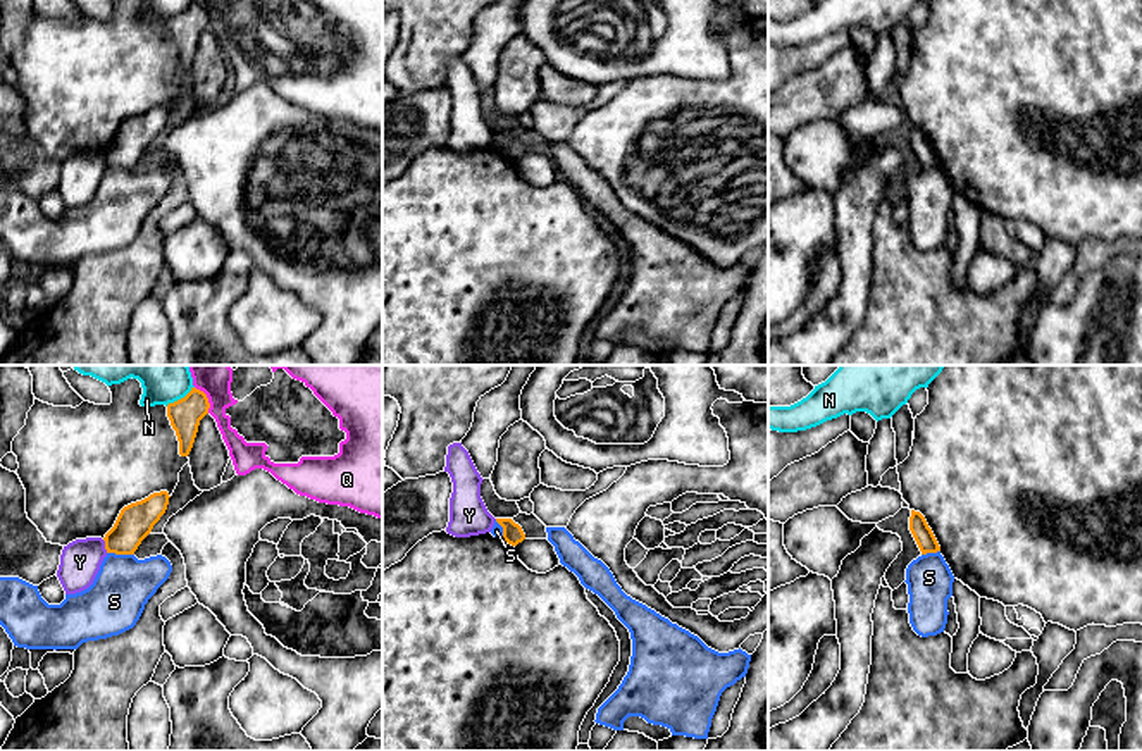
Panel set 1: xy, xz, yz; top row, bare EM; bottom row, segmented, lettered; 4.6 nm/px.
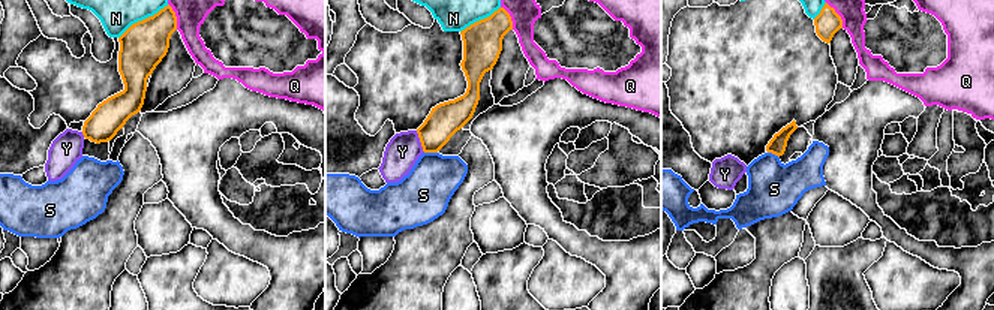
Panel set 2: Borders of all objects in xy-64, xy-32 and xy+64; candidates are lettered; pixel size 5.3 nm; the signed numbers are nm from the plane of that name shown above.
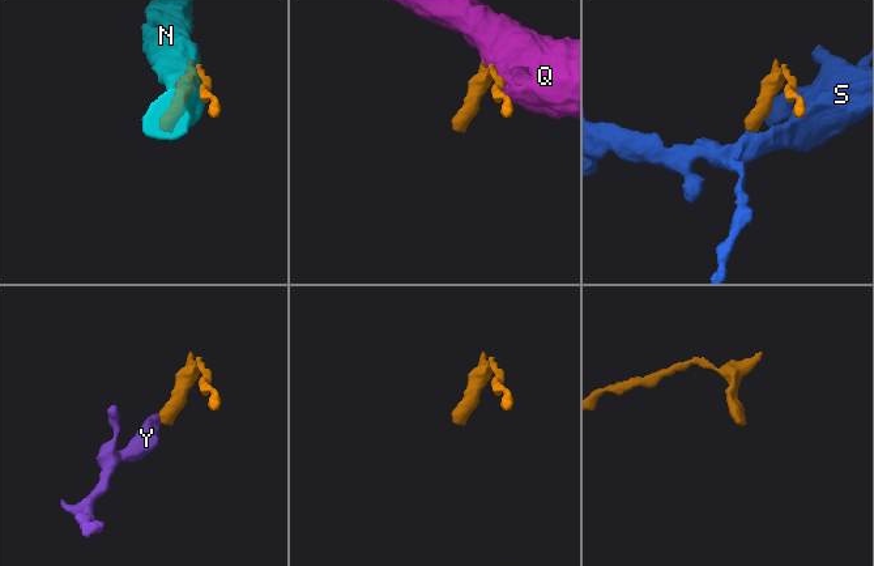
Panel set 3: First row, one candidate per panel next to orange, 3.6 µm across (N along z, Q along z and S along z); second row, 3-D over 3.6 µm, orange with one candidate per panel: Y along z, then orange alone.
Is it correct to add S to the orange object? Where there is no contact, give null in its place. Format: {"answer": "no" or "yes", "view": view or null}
{"answer": "no", "view": "xy"}

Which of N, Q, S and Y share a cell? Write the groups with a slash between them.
N / Q / S / Y

